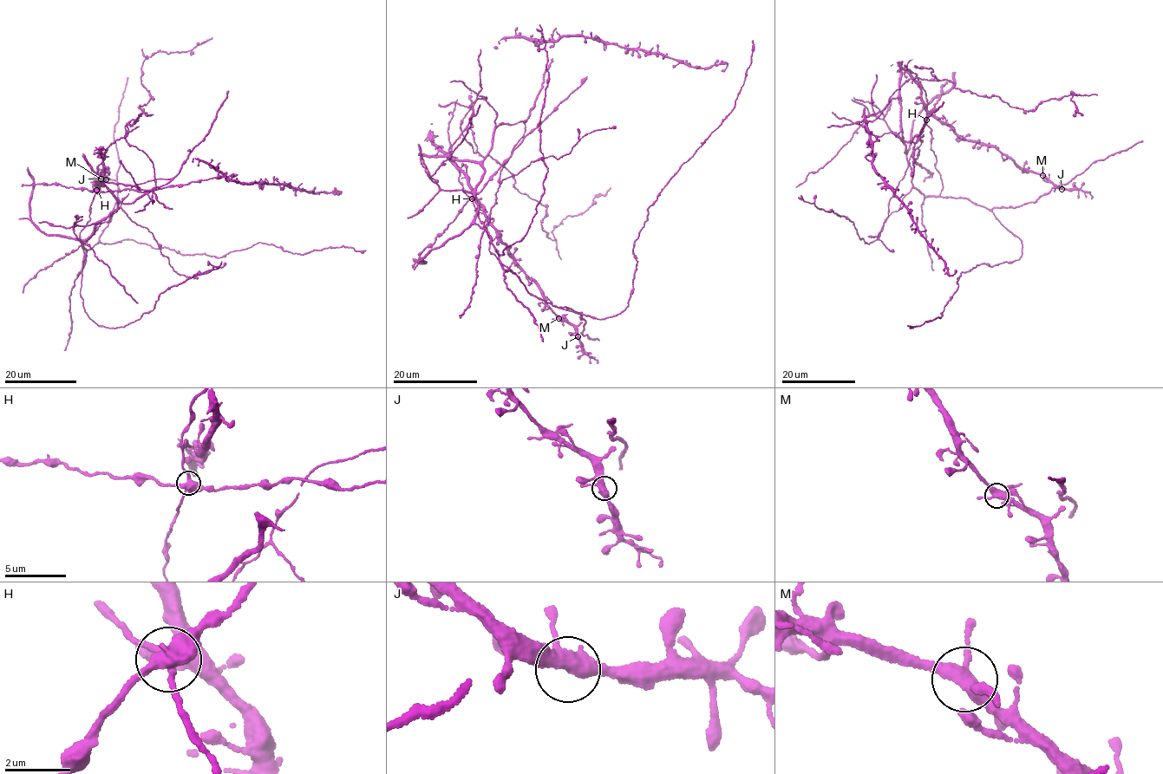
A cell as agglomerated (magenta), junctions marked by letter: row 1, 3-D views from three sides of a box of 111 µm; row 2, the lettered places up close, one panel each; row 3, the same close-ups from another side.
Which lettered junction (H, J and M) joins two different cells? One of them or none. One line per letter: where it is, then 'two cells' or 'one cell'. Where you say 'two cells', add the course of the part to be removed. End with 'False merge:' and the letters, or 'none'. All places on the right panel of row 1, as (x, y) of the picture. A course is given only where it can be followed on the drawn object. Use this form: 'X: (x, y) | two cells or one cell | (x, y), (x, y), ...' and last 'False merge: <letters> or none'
H: (926, 120) | two cells | (926, 120), (912, 147), (915, 166), (912, 176)
J: (1061, 189) | one cell
M: (1042, 175) | one cell
False merge: H

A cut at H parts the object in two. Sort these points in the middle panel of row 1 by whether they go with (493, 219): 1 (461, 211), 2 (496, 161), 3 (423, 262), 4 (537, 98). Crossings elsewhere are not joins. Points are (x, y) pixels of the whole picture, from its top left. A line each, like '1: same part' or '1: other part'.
1: other part
2: same part
3: same part
4: same part

